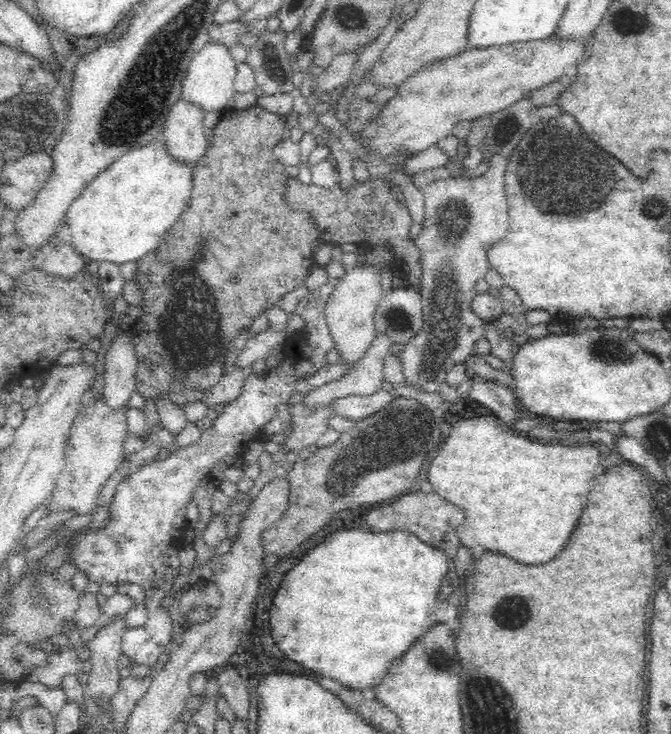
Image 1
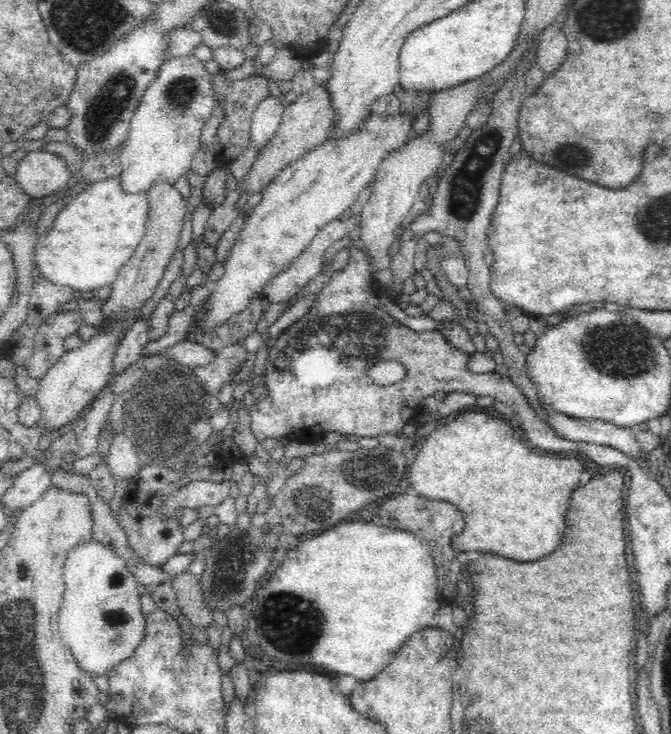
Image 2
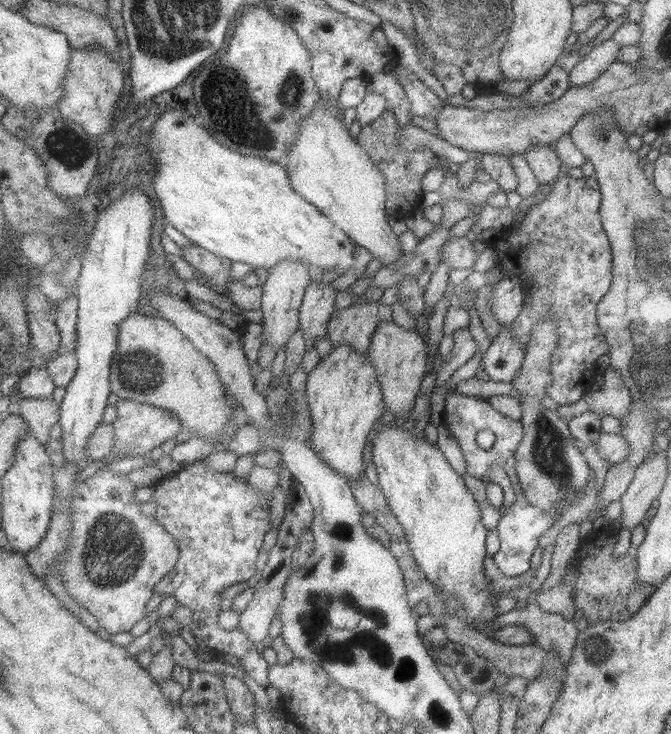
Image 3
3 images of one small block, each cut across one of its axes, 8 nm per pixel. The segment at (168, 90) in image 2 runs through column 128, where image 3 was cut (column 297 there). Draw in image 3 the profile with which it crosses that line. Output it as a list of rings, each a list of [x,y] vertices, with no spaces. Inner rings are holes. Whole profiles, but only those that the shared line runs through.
[[[321,96],[312,113],[302,120],[301,131],[296,143],[290,146],[285,167],[295,192],[322,209],[355,244],[373,252],[383,266],[394,265],[403,254],[400,241],[391,231],[386,207],[386,176],[358,139],[351,136],[345,122],[339,118],[340,108]]]

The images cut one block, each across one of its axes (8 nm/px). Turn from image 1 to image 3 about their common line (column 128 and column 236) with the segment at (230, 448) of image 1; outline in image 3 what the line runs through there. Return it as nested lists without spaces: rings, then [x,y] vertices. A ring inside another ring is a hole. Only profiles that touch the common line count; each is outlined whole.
[[[197,461],[182,465],[181,469],[167,478],[163,478],[155,487],[152,501],[156,504],[156,512],[153,518],[159,522],[180,542],[181,558],[173,571],[158,584],[156,593],[173,595],[180,606],[185,606],[192,612],[193,623],[191,632],[196,640],[205,642],[209,650],[218,653],[232,654],[240,660],[240,668],[251,679],[254,679],[263,687],[270,686],[270,666],[265,656],[257,648],[252,638],[243,632],[224,630],[219,626],[219,614],[221,614],[221,596],[223,592],[237,584],[253,578],[257,574],[257,558],[259,550],[265,542],[267,532],[271,528],[271,498],[260,495],[260,492],[247,478],[241,478],[233,473],[216,472],[209,469],[207,462]]]

